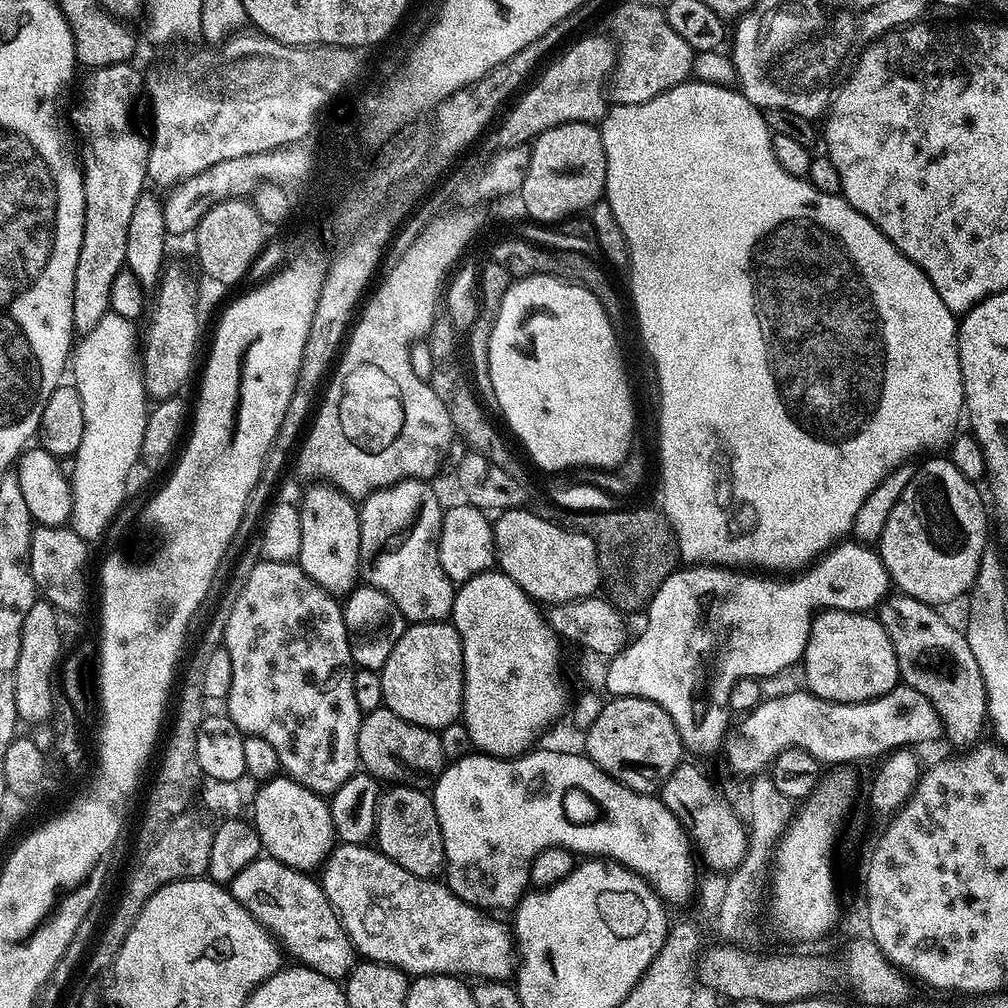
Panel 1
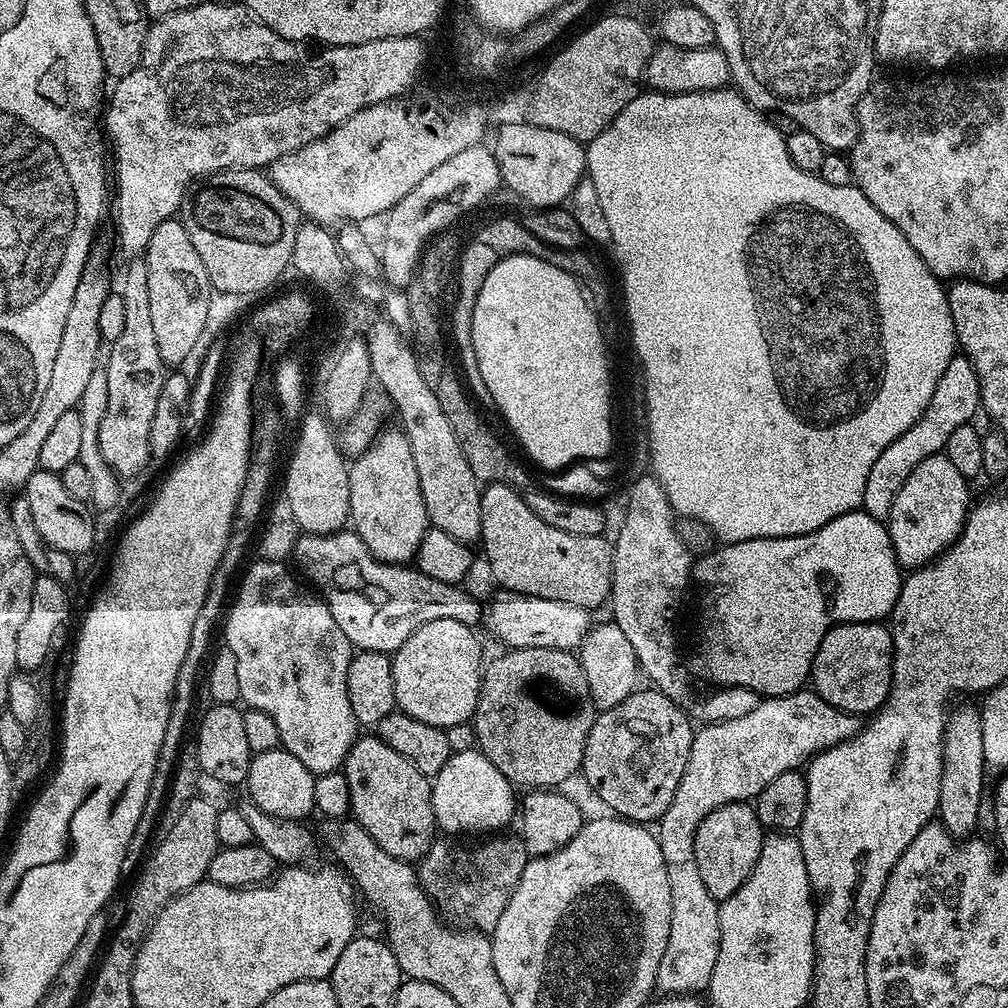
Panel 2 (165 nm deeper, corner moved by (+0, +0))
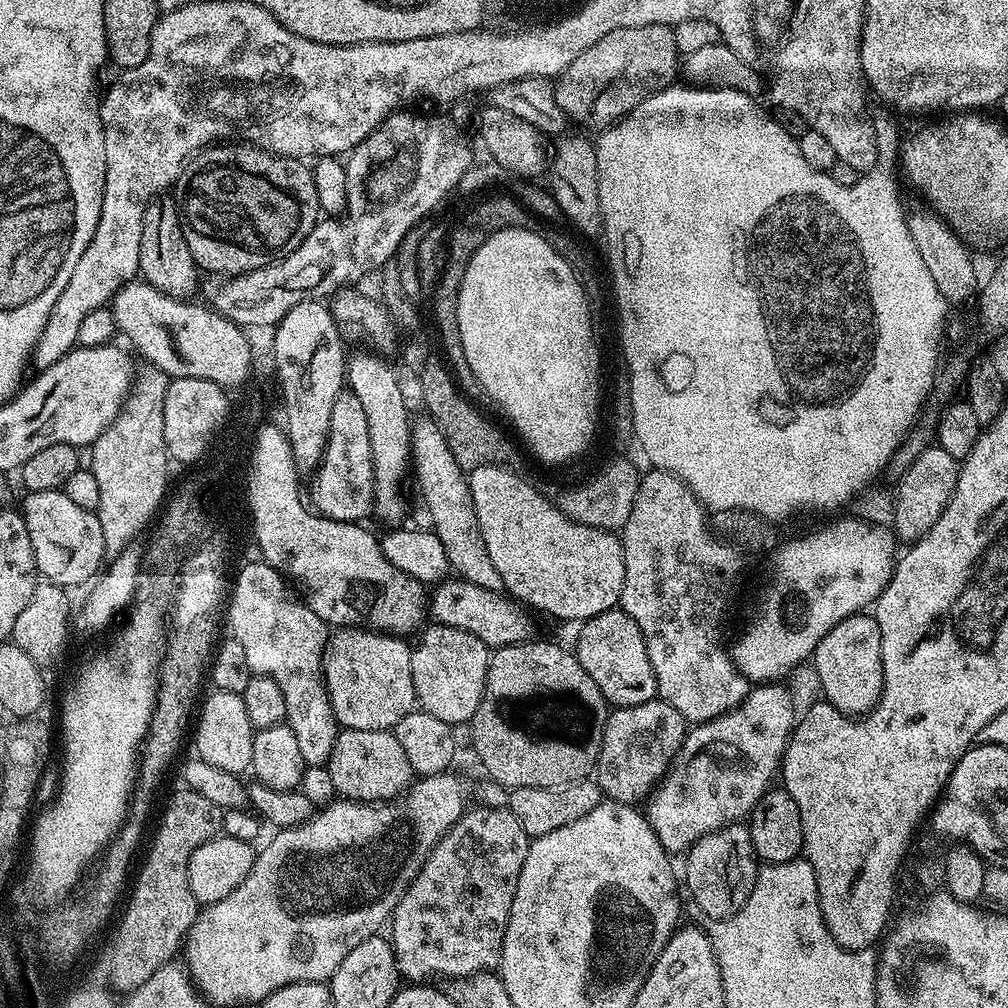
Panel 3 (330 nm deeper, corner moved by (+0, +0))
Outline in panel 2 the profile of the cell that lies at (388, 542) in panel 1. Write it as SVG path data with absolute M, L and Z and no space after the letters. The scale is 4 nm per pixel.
M399 427L385 431L376 443L361 456L351 461L348 469L350 482L351 515L354 517L354 531L362 538L364 545L370 550L374 559L384 564L407 565L415 561L416 551L422 538L428 533L430 521L426 502L422 498L422 486L418 482L418 466L414 466L414 454L410 450L410 442Z

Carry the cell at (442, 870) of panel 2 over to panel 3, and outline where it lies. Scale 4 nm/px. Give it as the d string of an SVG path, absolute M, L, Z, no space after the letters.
M483 806L469 807L460 821L443 836L434 846L434 850L426 858L422 870L410 882L410 886L402 894L402 898L396 904L390 917L390 939L392 949L396 955L396 965L401 977L412 982L424 982L427 976L444 976L443 978L455 978L458 976L473 976L476 972L487 972L500 967L500 955L506 938L506 926L510 918L510 906L514 902L514 890L518 890L518 874L522 874L522 862L526 862L530 837L522 830L522 822L514 818L514 814L506 806L502 808L485 808Z

